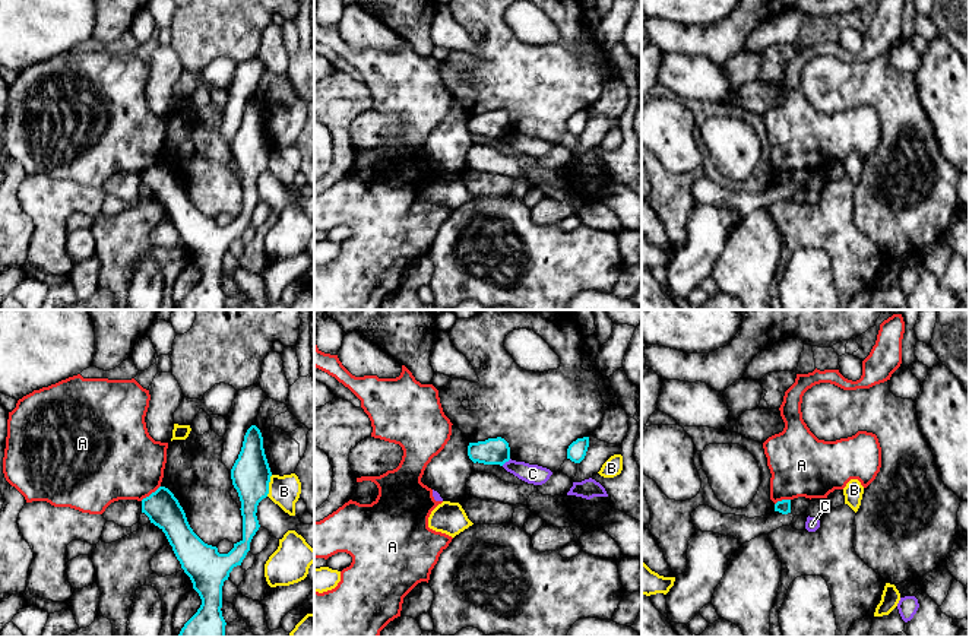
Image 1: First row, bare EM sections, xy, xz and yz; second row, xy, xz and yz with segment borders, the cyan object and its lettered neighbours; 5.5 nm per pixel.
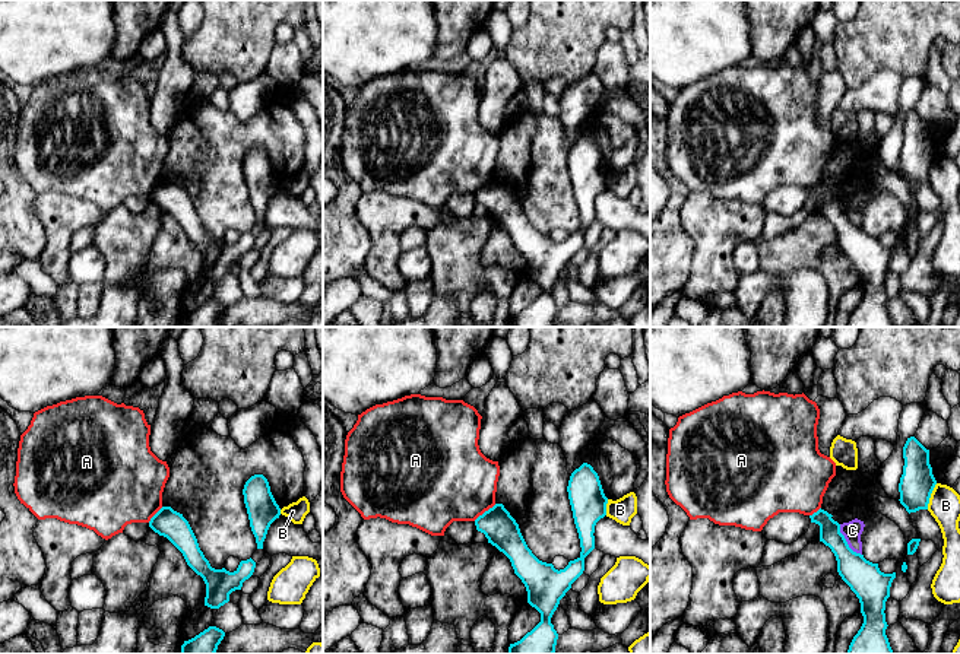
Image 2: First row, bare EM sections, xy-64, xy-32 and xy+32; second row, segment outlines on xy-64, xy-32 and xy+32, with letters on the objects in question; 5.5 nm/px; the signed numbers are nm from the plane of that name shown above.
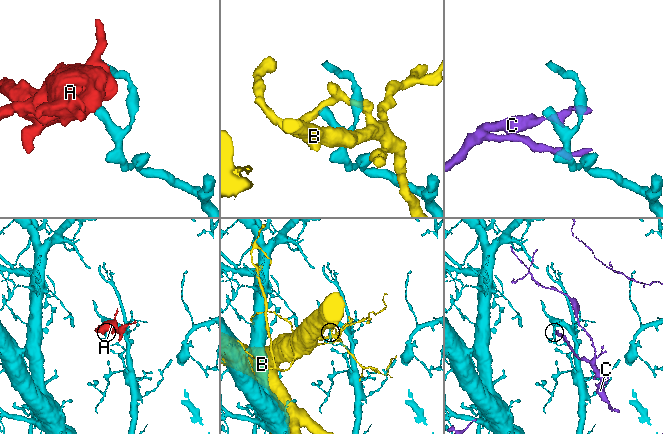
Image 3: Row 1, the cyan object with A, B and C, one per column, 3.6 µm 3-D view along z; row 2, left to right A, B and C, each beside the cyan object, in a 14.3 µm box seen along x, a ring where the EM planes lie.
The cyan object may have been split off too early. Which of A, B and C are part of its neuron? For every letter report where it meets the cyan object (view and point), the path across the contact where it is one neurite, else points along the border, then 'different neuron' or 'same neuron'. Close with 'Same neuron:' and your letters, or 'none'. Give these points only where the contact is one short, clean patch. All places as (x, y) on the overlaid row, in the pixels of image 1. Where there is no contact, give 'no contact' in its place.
A: meets cyan in xy at (151, 494); border along xy (160, 485), (141, 500); different neuron
B: meets cyan in xy at (268, 485); different neuron
C: meets cyan in xz at (506, 460); border along xz (510, 459), (502, 465); different neuron
Same neuron: none

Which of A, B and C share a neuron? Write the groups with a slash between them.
A / B / C

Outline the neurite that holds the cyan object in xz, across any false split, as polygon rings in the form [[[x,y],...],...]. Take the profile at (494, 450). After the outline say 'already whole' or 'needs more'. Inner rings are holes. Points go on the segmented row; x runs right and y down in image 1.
[[[501,437],[488,438],[485,441],[469,443],[468,456],[474,463],[503,466],[510,460],[510,447]]]; already whole

